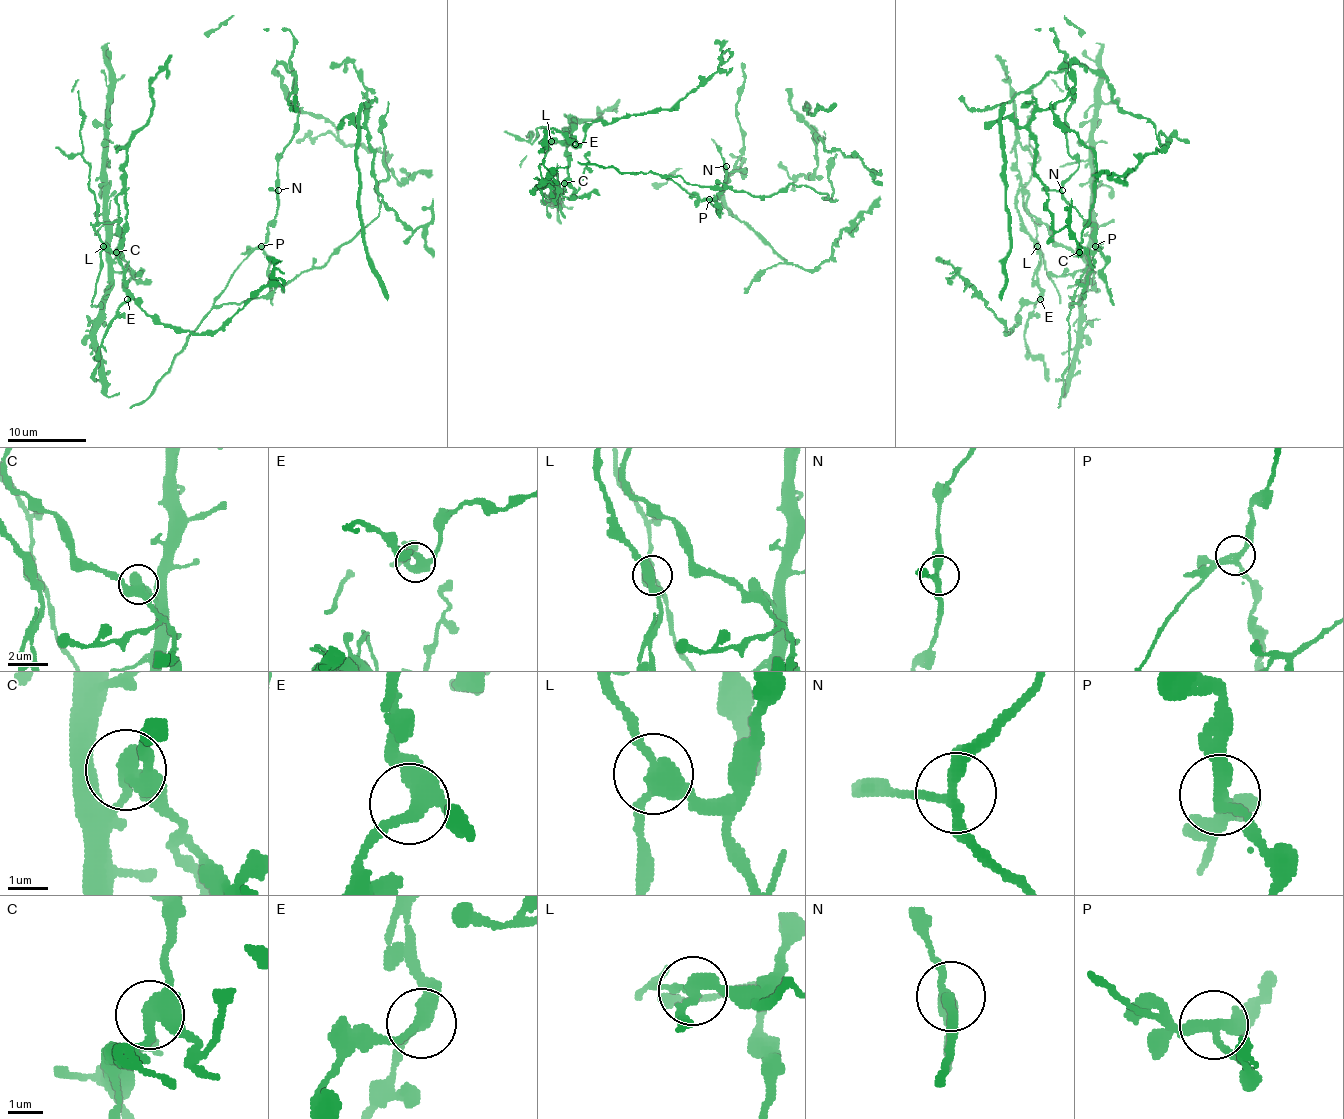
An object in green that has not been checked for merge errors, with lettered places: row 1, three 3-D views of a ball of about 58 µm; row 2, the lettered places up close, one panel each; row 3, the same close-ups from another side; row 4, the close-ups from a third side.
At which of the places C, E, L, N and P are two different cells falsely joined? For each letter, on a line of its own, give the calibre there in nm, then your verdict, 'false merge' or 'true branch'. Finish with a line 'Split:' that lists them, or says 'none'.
C: 420 nm thick; false merge
E: 360 nm thick; true branch
L: 340 nm thick; false merge
N: 280 nm thick; true branch
P: 240 nm thick; false merge
Split: C, L, P

